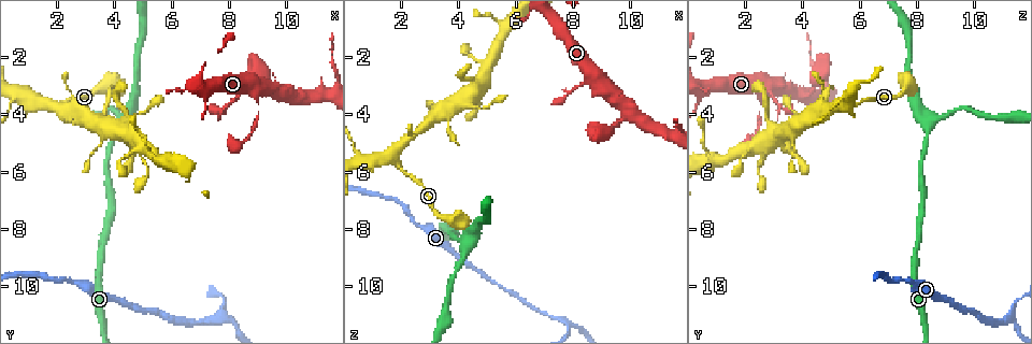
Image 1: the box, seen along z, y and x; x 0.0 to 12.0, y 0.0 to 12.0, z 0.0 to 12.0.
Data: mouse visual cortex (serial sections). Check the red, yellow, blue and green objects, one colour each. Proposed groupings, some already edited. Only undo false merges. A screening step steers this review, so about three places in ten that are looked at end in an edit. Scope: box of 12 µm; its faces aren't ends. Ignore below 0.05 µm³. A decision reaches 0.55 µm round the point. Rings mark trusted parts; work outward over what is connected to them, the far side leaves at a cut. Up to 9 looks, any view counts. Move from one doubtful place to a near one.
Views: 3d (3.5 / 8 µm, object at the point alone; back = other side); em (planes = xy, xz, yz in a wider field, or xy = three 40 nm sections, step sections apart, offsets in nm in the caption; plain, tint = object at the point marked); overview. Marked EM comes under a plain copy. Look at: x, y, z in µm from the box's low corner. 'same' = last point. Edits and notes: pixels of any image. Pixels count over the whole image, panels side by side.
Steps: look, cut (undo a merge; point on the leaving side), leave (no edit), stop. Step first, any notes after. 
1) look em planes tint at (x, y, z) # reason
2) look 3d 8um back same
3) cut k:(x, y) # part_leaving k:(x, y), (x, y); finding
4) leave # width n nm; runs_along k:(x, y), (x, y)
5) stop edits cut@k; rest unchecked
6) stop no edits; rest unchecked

look 3d 3.5um at (4.3, 4.3, 8.4) # three arms meet

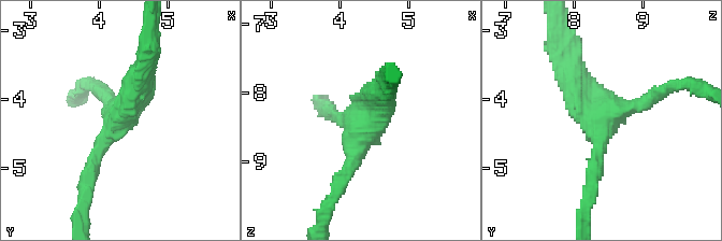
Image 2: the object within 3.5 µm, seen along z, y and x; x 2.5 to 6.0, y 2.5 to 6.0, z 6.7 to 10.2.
look em xy step 3 tint at (4.20, 4.40, 8.40) # arms 3; arm_widths 200, 250, 350 nm; need the tissue

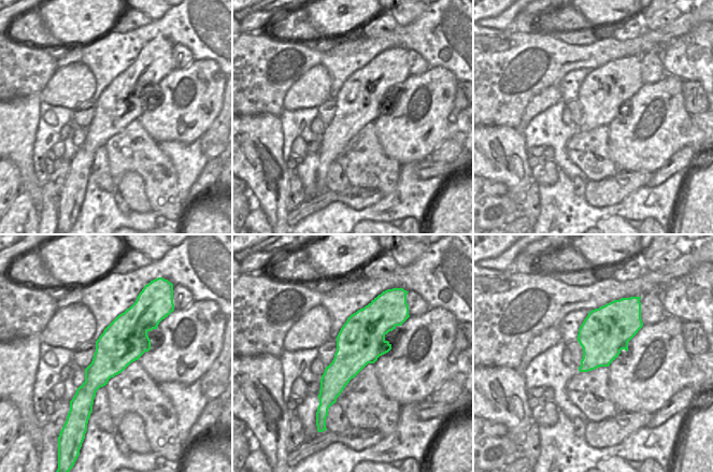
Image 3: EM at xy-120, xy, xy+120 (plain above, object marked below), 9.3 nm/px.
leave # one cell here

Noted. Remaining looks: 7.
look 3d 3.5um at (7.1, 11.2, 11.1) # two arms in line, one across

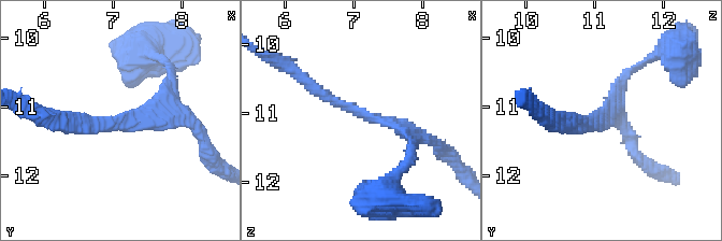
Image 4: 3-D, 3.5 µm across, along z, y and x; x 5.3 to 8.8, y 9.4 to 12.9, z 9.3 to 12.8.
look em xy step 2 tint at (7.10, 11.20, 11.00) # arms 3; arm_widths 200, 200, 200 nm

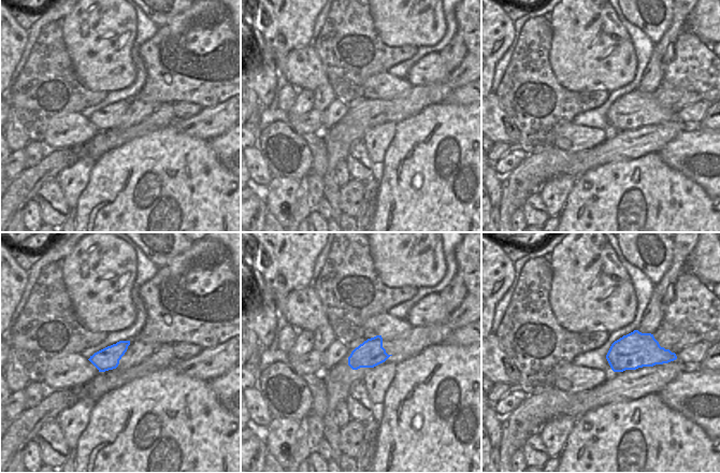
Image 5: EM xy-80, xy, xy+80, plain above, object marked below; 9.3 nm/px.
look em xy step 3 tint same

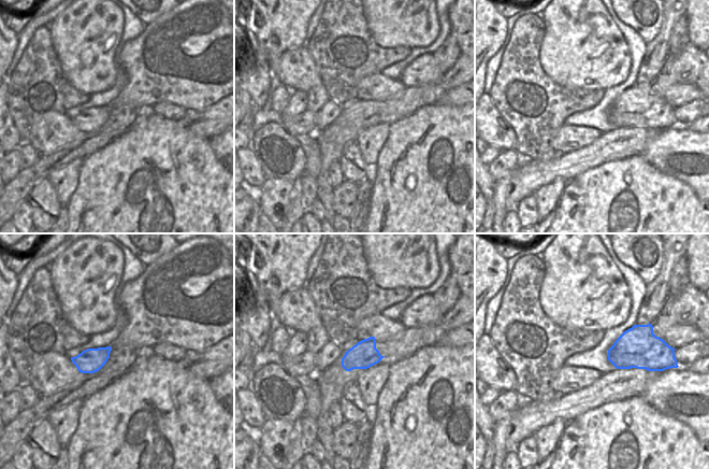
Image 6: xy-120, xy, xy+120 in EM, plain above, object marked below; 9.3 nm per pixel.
leave # runs_along 4:(303, 79), (333, 101), (429, 139); continuous, no second cell

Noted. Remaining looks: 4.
look 3d 8um at (3.4, 4.2, 4.0) # three arms meet

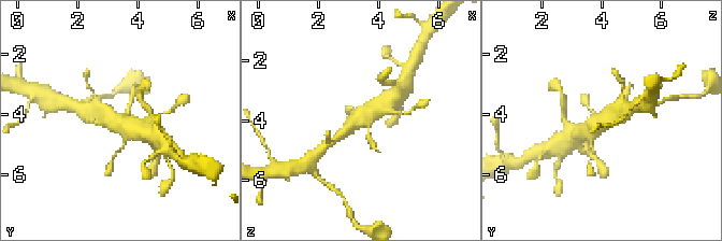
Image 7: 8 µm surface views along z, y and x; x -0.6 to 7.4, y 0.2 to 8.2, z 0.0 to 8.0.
look em xy step 2 tint at (3.3, 4.3, 4.0) # shape alone is not enough

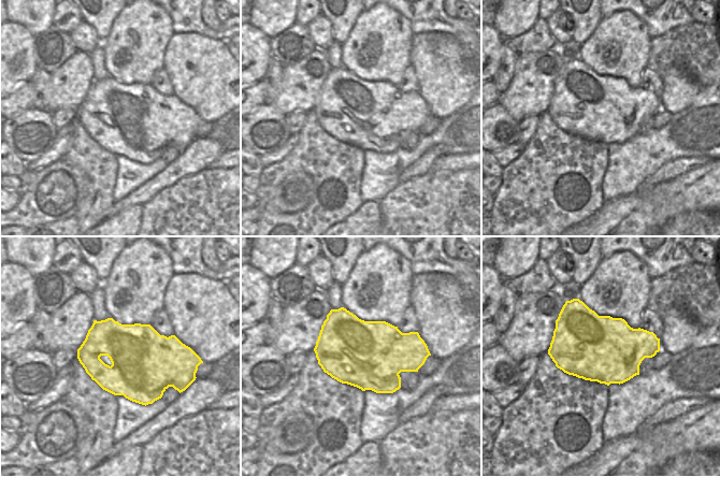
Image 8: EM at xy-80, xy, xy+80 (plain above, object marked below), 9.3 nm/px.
leave # runs_along 7:(335, 139), (352, 124), (384, 102); one cell here

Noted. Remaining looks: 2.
look 3d 3.5um at (8.1, 3.6, 3.0) # narrows sharply

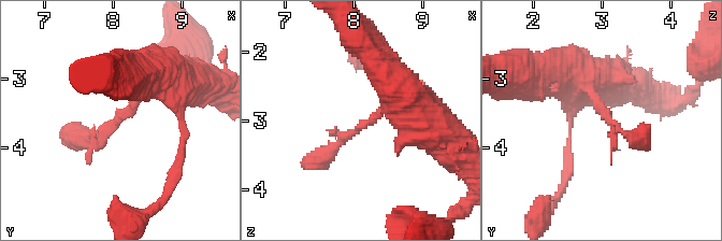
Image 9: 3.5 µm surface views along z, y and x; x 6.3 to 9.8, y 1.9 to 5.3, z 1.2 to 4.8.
look em xy step 3 tint at (8.15, 3.50, 3.05)

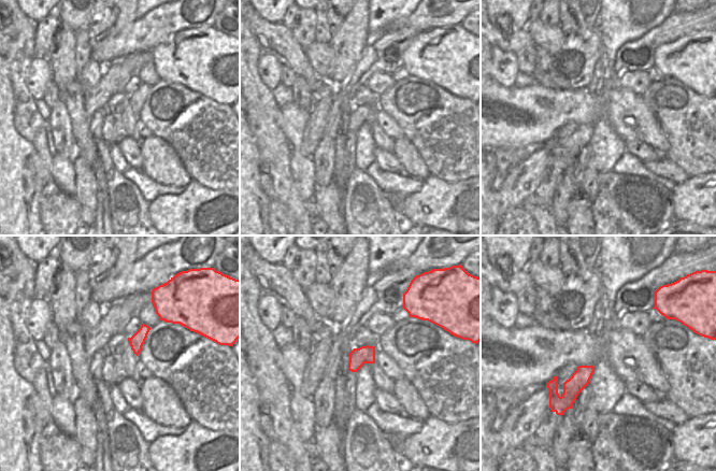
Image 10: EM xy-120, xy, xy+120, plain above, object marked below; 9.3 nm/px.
leave # runs_along 9:(400, 88), (403, 97), (311, 162); continuous, no second cell

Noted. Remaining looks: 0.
stop no edits; rest unchecked

